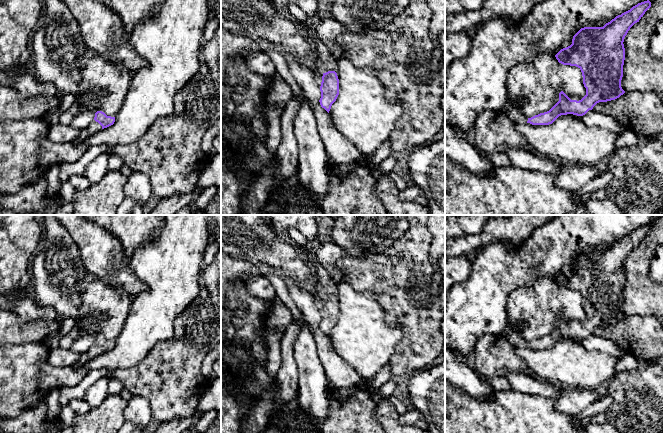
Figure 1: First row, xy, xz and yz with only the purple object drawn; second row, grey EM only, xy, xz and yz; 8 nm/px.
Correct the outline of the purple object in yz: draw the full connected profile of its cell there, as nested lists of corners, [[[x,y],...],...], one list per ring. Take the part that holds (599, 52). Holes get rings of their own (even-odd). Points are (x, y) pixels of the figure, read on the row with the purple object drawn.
[[[649,0],[638,3],[630,10],[616,16],[603,27],[581,28],[572,39],[572,44],[561,49],[556,55],[556,59],[563,65],[578,67],[583,76],[583,84],[586,88],[586,95],[579,101],[571,100],[563,91],[559,93],[559,101],[547,112],[540,113],[531,118],[522,115],[519,110],[510,104],[506,104],[501,110],[515,124],[530,123],[532,125],[552,124],[559,116],[573,114],[577,116],[585,115],[599,102],[607,102],[619,98],[625,93],[621,87],[623,77],[623,65],[625,60],[624,38],[630,28],[643,17],[645,12],[651,7]]]

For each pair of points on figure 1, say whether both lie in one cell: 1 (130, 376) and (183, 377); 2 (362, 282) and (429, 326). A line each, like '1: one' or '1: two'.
1: one
2: one

